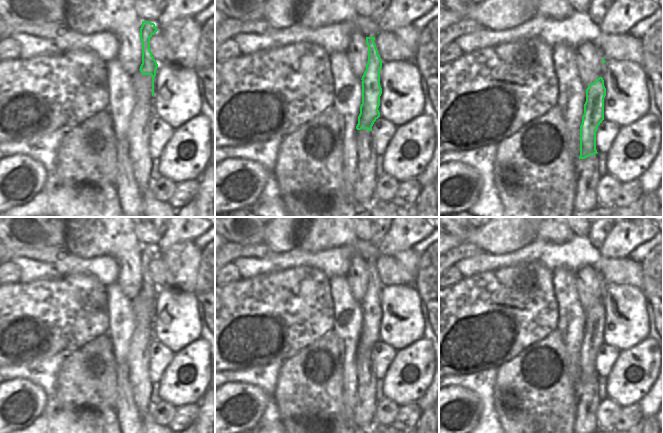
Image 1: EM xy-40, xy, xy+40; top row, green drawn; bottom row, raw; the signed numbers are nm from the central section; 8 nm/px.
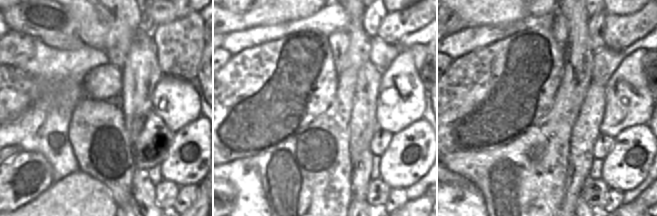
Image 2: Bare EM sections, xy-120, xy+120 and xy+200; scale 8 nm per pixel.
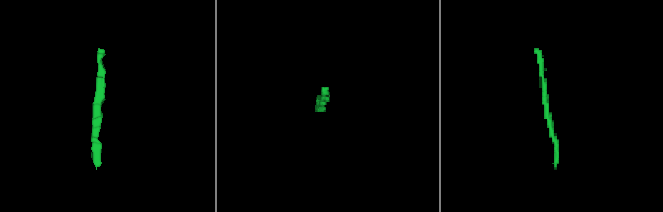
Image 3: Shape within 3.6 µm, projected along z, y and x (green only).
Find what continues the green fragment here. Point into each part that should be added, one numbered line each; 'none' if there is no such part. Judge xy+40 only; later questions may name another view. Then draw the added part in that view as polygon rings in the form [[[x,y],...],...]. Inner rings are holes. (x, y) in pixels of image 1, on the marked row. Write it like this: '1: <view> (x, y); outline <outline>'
none

